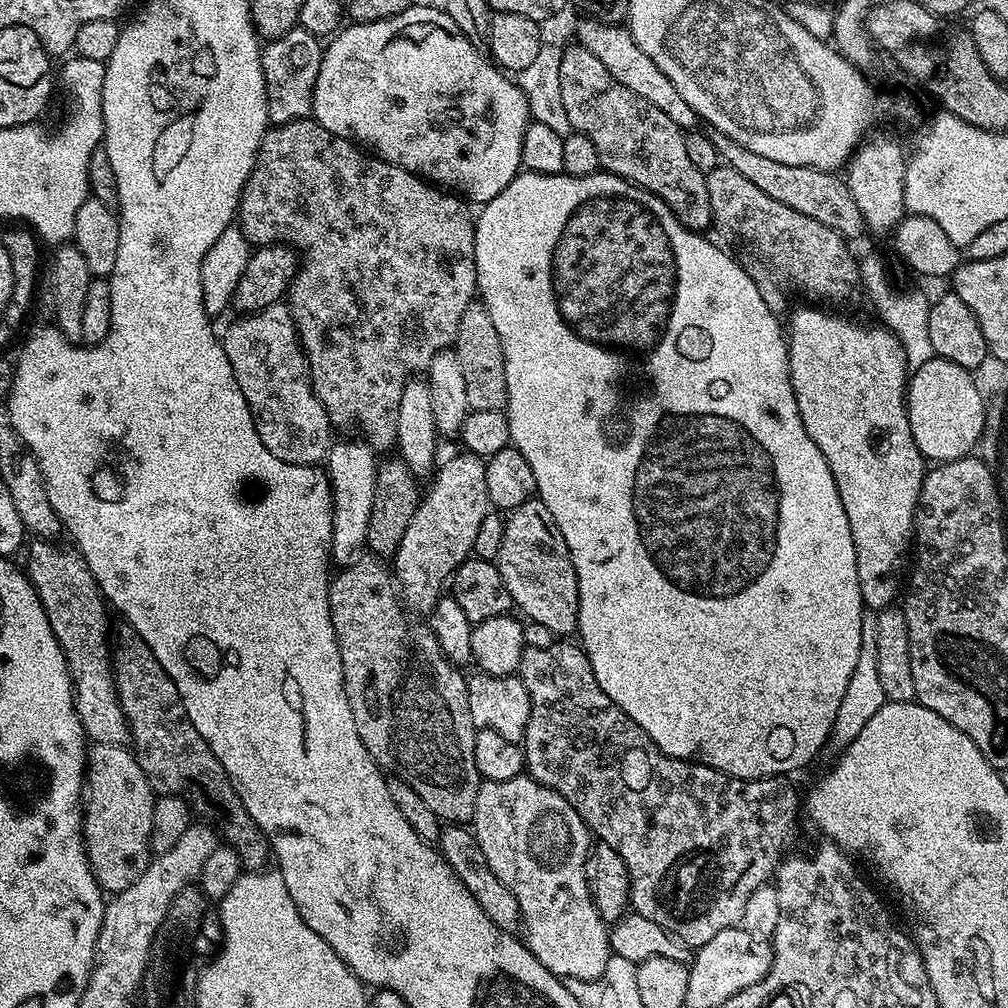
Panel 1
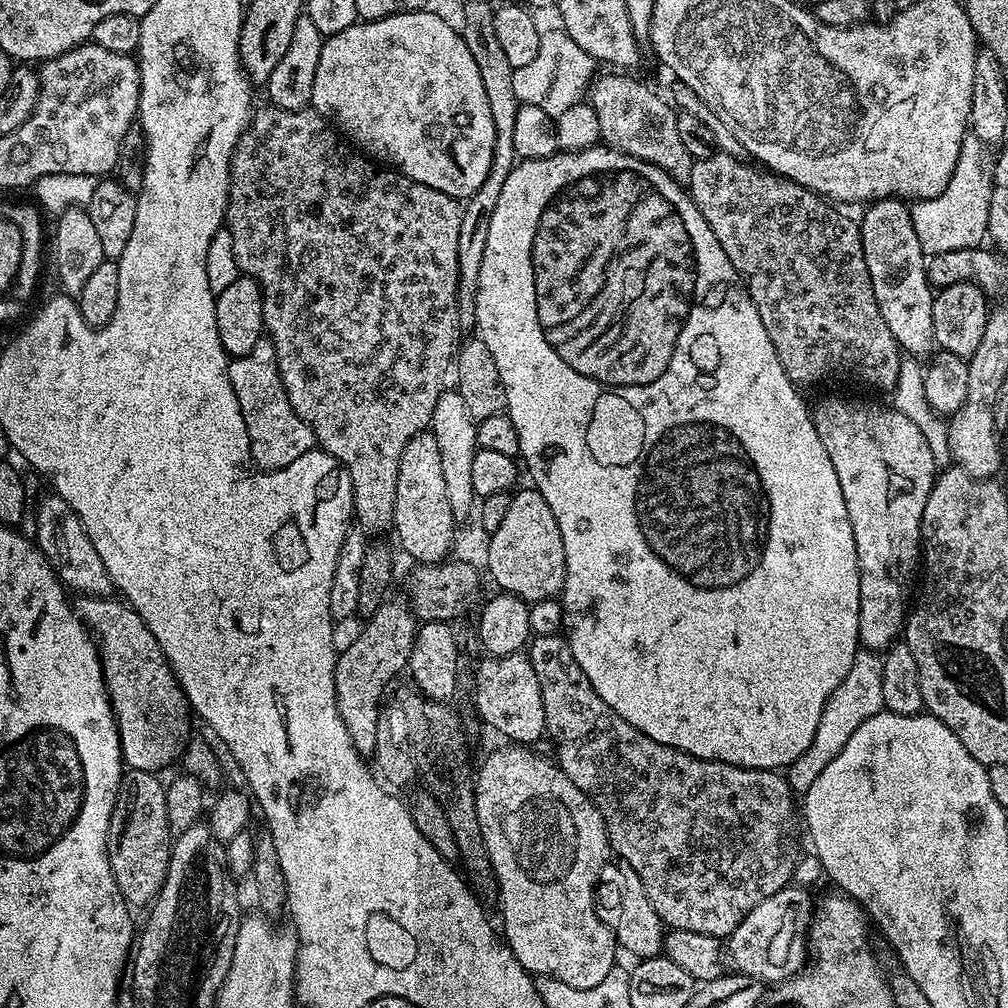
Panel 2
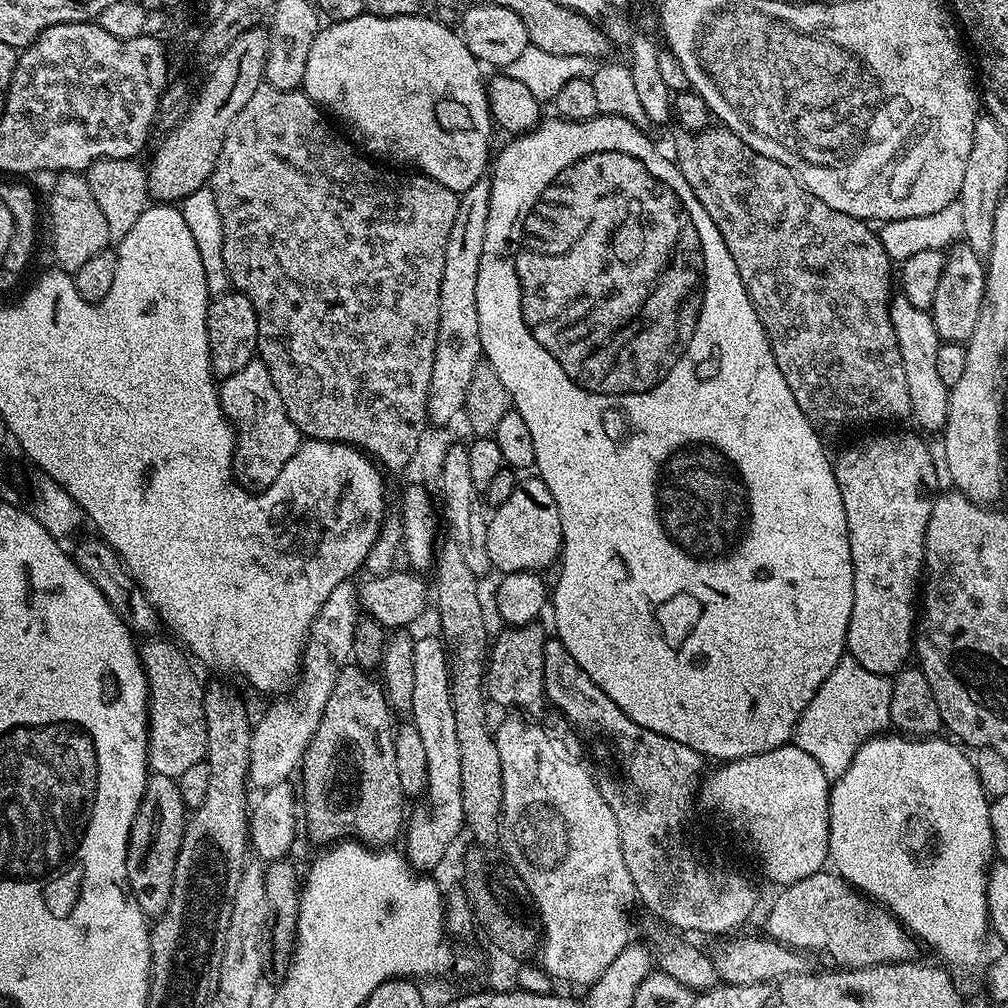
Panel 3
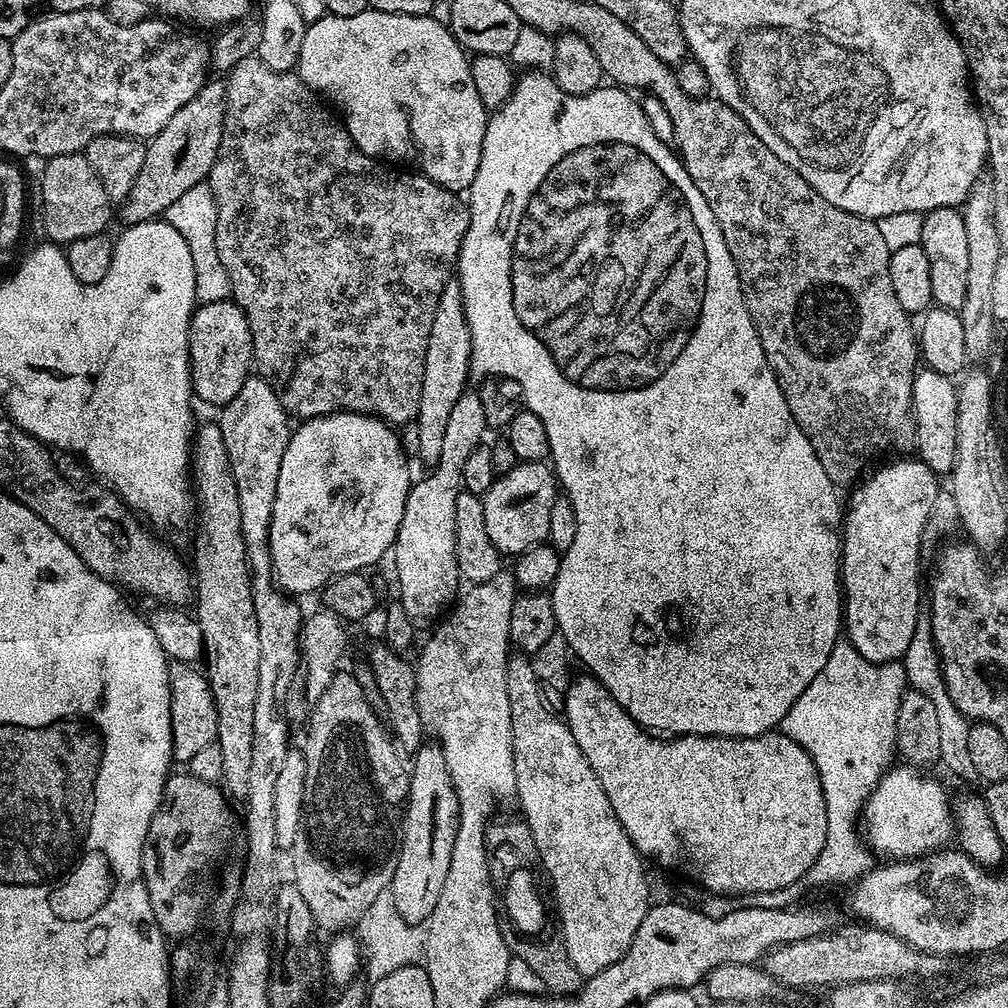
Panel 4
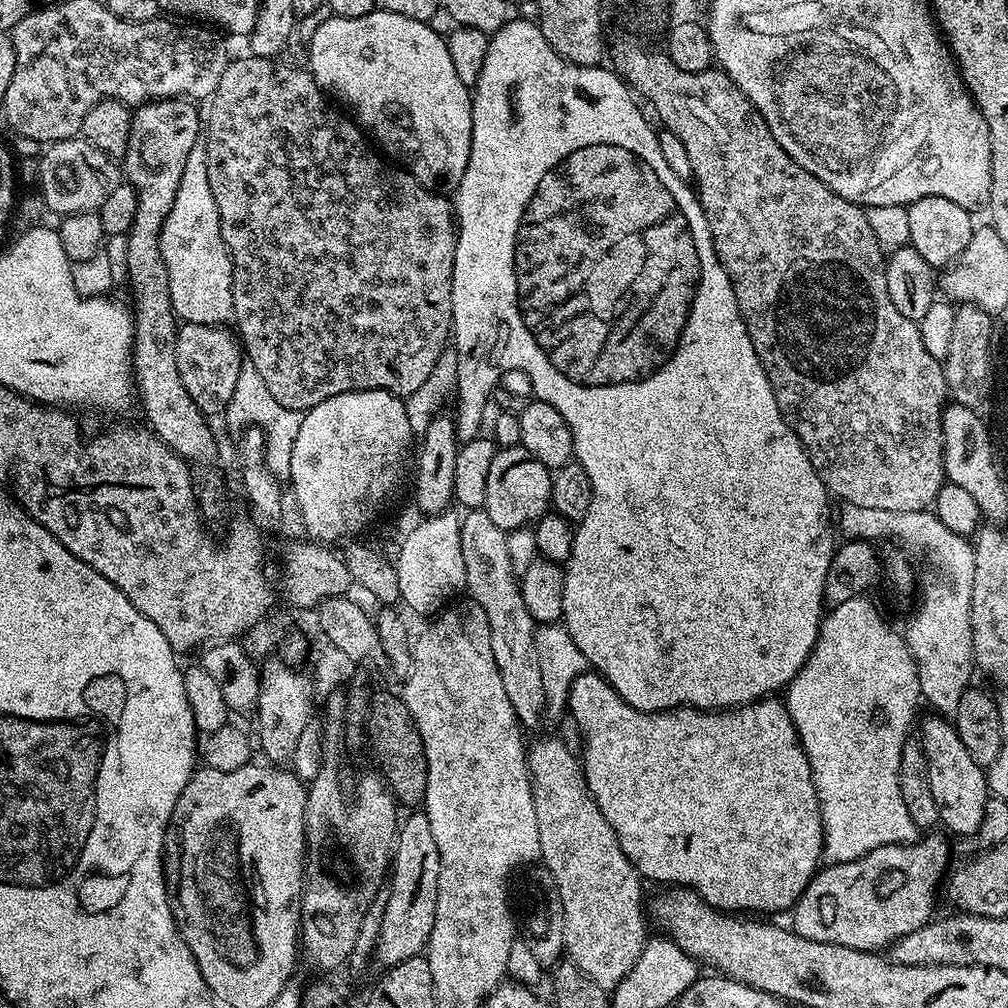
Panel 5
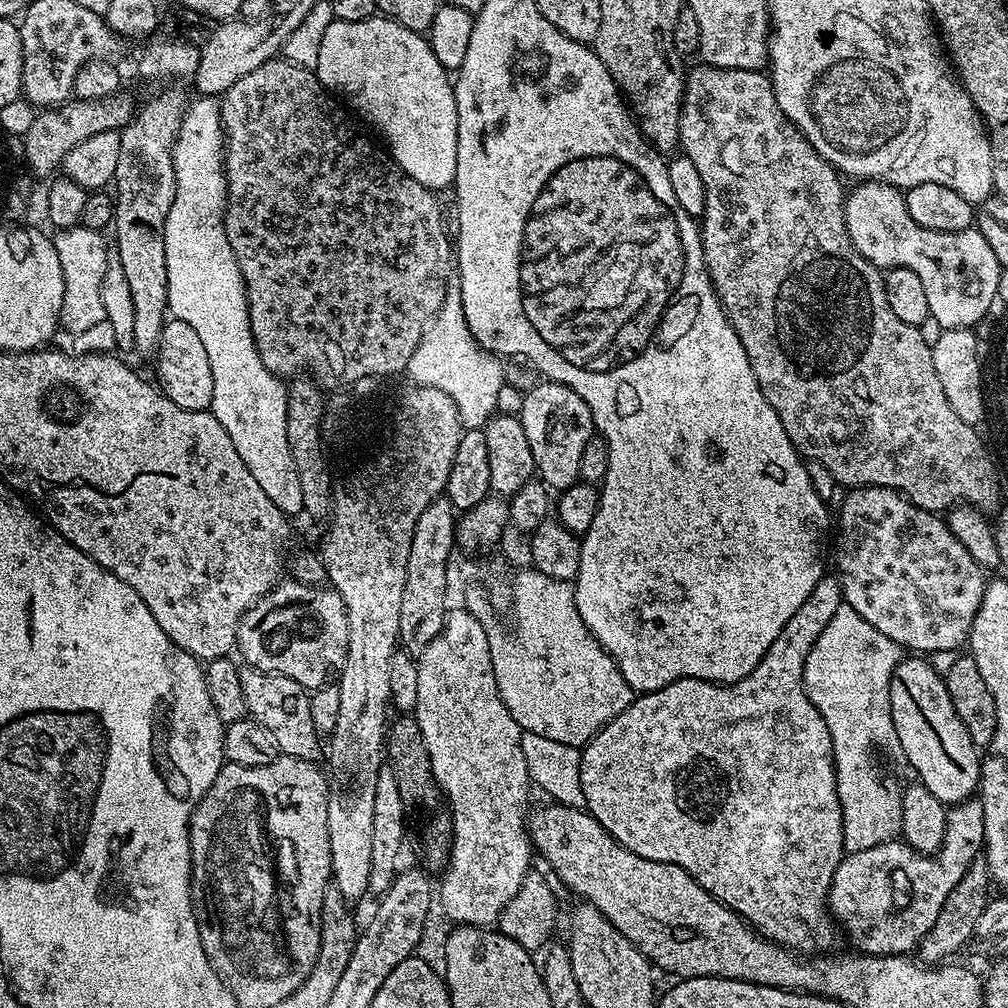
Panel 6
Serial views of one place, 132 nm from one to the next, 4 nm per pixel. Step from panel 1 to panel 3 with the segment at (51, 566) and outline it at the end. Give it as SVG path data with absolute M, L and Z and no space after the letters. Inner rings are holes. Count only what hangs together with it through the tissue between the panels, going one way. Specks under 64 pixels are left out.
M145 639L138 648L148 680L148 766L157 776L178 778L208 755L205 685L196 677L193 661L171 639L156 639Z

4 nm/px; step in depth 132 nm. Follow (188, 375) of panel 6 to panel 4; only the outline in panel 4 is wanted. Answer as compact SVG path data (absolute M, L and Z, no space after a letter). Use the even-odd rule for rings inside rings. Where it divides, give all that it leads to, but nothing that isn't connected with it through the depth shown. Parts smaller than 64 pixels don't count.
M235 300L200 304L188 323L188 366L195 399L215 406L228 404L248 380L253 364L250 326Z

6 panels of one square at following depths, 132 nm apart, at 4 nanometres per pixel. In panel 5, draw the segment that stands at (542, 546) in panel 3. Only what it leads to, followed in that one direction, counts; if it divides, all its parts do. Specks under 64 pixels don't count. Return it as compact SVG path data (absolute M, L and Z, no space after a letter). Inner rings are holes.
M523 446L515 448L500 448L494 454L494 462L490 462L490 474L486 477L486 498L482 509L490 514L494 526L498 526L505 534L515 528L526 528L535 525L536 521L549 511L552 502L552 477L553 473L538 458L534 458Z

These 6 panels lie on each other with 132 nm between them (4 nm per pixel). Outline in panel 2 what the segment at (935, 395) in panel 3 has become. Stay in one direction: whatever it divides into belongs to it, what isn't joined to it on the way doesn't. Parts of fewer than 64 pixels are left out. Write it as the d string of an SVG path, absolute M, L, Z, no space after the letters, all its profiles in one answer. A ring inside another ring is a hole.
M899 198L873 200L865 208L868 209L865 210L864 217L859 217L858 223L862 238L862 254L870 270L870 286L874 286L874 298L878 302L878 310L882 310L882 318L890 334L894 334L901 349L909 357L924 358L924 355L927 357L934 348L934 306L932 305L934 289L928 281L926 253L918 242L918 234L914 234L912 209Z

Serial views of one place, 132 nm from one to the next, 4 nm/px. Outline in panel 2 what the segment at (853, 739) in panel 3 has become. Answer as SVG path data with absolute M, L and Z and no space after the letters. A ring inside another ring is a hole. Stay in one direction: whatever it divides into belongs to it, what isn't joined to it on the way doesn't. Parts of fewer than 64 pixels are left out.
M861 650L854 658L854 666L850 666L850 674L842 678L842 686L830 694L826 702L826 710L822 710L822 722L818 722L818 730L814 730L814 742L810 742L810 750L802 754L802 758L789 764L786 769L788 785L792 787L793 793L802 794L838 754L842 754L842 746L850 742L850 734L866 722L874 714L878 714L884 708L882 702L882 666L884 665L881 653L876 650Z

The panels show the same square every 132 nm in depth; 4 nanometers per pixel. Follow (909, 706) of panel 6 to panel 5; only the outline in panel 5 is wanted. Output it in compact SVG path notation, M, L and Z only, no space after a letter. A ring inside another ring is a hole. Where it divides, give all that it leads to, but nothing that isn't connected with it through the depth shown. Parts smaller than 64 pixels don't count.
M939 714L929 715L924 721L919 721L918 743L926 754L930 790L934 790L934 802L938 802L940 811L939 823L945 824L956 836L975 837L976 831L982 826L982 810L986 810L986 802L990 795L985 769L980 768L978 762L974 762L974 758L970 758L951 719Z

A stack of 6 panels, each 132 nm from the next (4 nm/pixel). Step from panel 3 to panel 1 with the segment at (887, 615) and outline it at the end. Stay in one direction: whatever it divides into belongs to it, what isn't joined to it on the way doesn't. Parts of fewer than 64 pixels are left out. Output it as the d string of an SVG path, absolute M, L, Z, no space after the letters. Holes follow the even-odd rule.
M808 306L800 308L792 316L792 332L787 333L788 369L790 382L794 390L794 398L798 402L798 414L802 418L802 426L806 426L806 434L822 450L822 458L826 458L826 466L830 466L830 474L834 474L834 482L838 486L838 498L842 498L842 510L846 510L846 518L850 522L850 534L854 538L854 554L858 566L858 586L865 605L872 610L883 610L897 603L902 592L902 585L906 580L906 569L910 564L910 549L914 544L914 521L916 518L916 503L922 490L922 482L926 471L926 459L914 442L908 421L906 407L906 389L909 383L910 369L906 362L904 347L889 328L877 326L871 328L868 324L851 324L844 316L835 316L832 312L823 312L823 307Z

